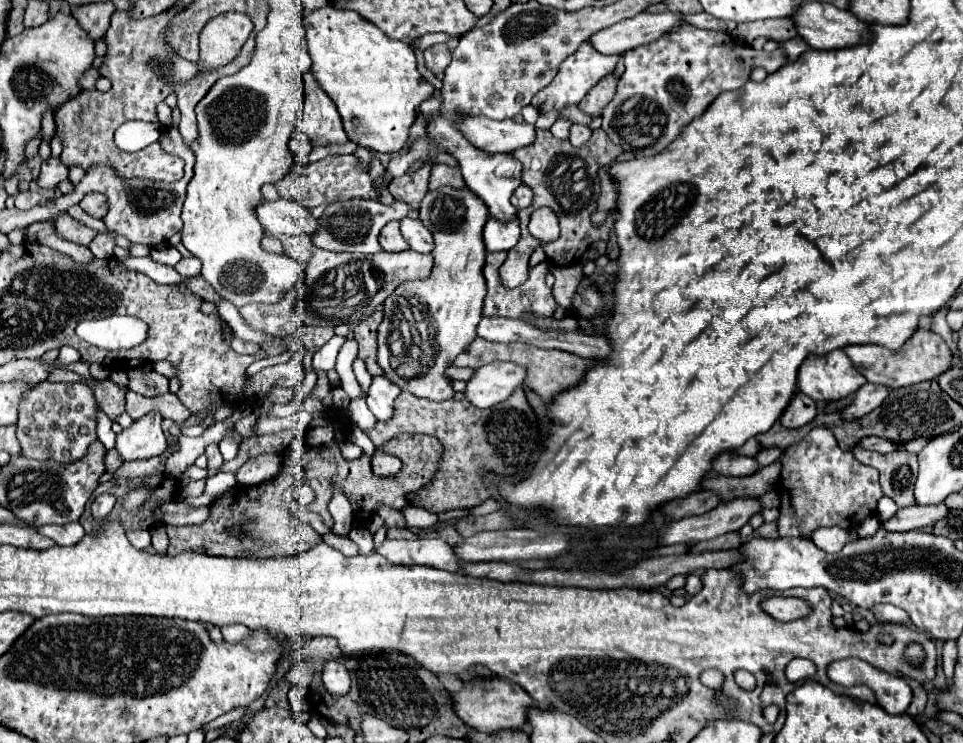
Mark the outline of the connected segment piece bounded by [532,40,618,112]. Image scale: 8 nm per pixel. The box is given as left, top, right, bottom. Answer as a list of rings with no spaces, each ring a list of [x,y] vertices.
[[[590,40],[588,42],[582,42],[582,46],[572,54],[568,56],[562,64],[560,64],[560,70],[558,74],[554,76],[554,80],[544,88],[540,90],[534,98],[532,98],[532,106],[538,110],[538,112],[550,112],[550,110],[564,110],[568,106],[576,106],[580,104],[580,100],[586,96],[586,92],[606,74],[610,74],[618,64],[618,56],[604,56],[600,54],[592,44]]]

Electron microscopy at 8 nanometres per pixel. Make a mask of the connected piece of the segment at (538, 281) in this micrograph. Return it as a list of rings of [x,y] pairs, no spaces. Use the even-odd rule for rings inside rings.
[[[492,252],[486,256],[486,266],[484,266],[484,278],[486,278],[486,298],[484,298],[484,316],[506,316],[506,318],[522,318],[524,312],[532,312],[536,316],[552,316],[554,308],[556,308],[556,302],[552,298],[552,290],[546,286],[546,274],[552,270],[550,262],[540,262],[536,266],[530,268],[530,278],[518,286],[518,288],[504,288],[504,284],[500,282],[500,266],[506,258],[506,252]],[[540,290],[540,292],[536,292]]]

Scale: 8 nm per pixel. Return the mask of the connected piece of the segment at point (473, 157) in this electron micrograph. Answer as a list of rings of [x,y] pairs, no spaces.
[[[438,118],[432,126],[426,128],[428,134],[432,134],[436,138],[436,142],[448,150],[458,162],[460,162],[460,170],[464,176],[466,186],[488,206],[488,214],[500,222],[512,222],[512,218],[516,218],[516,208],[512,206],[510,198],[514,194],[514,190],[522,184],[520,174],[522,174],[522,166],[516,158],[512,158],[510,154],[486,154],[478,148],[474,148],[456,128],[454,124],[456,120],[448,120],[448,118]]]

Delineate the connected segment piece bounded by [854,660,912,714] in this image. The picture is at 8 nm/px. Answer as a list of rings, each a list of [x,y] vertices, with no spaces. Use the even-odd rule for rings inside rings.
[[[854,660],[854,666],[860,670],[860,684],[868,686],[876,694],[876,702],[888,714],[904,714],[912,702],[910,686],[900,678],[892,676],[884,670],[876,670],[876,666],[868,666],[868,662]]]

